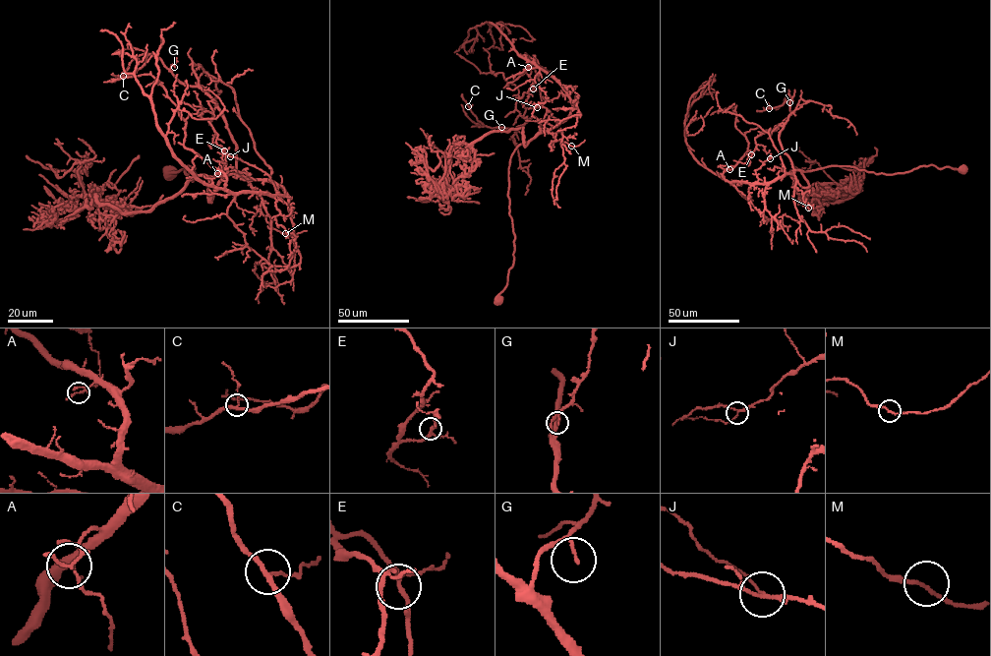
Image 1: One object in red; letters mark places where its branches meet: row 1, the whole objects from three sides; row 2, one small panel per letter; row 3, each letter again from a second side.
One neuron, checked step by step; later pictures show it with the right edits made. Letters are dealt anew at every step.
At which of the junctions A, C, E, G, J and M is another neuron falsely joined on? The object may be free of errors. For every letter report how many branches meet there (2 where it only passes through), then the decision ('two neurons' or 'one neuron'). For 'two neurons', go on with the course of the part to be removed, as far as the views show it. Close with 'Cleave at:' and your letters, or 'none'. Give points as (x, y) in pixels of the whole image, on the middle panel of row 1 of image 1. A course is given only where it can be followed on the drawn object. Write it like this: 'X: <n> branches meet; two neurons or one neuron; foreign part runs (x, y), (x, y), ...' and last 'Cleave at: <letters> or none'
A: 3 branches meet; two neurons; foreign part runs (528, 67), (533, 83), (528, 93), (525, 91), (516, 103), (519, 114), (513, 125)
C: 3 branches meet; one neuron
E: 3 branches meet; one neuron
G: 2 branches meet; one neuron
J: 3 branches meet; one neuron
M: 2 branches meet; one neuron
Cleave at: A

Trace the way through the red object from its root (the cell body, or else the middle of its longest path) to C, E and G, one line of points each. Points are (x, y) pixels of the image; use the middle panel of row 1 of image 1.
C: (496, 301), (514, 259), (510, 156), (540, 132), (540, 122), (533, 116), (514, 129), (491, 128), (468, 106)
E: (496, 301), (514, 259), (511, 154), (571, 108), (566, 91), (534, 60), (533, 89)
G: (496, 301), (514, 259), (510, 156), (540, 132), (540, 122), (533, 116), (514, 129), (501, 127)

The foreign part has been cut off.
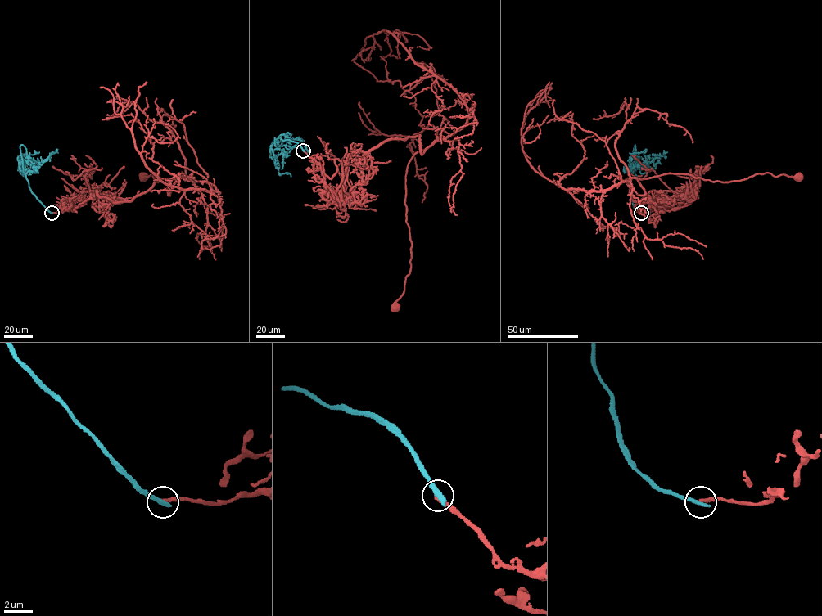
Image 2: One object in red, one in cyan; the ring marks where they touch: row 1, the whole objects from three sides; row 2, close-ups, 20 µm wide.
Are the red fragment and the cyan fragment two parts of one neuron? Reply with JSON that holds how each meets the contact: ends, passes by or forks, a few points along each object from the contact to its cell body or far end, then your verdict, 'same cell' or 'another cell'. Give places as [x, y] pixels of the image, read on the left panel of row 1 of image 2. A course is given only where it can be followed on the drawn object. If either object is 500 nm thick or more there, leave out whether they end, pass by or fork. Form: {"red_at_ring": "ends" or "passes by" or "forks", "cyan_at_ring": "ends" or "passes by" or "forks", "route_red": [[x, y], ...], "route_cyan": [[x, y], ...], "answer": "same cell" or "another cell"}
{"red_at_ring": "ends", "cyan_at_ring": "ends", "route_red": [[51, 213], [82, 206], [97, 191], [129, 201], [163, 178], [169, 195], [176, 181], [142, 175]], "route_cyan": [[51, 213], [31, 191], [23, 172], [21, 145], [26, 149], [28, 163], [35, 162], [29, 158]], "answer": "another cell"}

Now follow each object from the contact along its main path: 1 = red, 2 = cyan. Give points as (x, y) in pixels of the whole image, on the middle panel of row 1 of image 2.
1: (303, 150), (331, 178), (336, 159), (347, 169), (389, 140), (428, 147), (407, 166), (410, 272), (394, 308)
2: (303, 150), (298, 143), (274, 137), (272, 143), (280, 146), (286, 154), (282, 169)

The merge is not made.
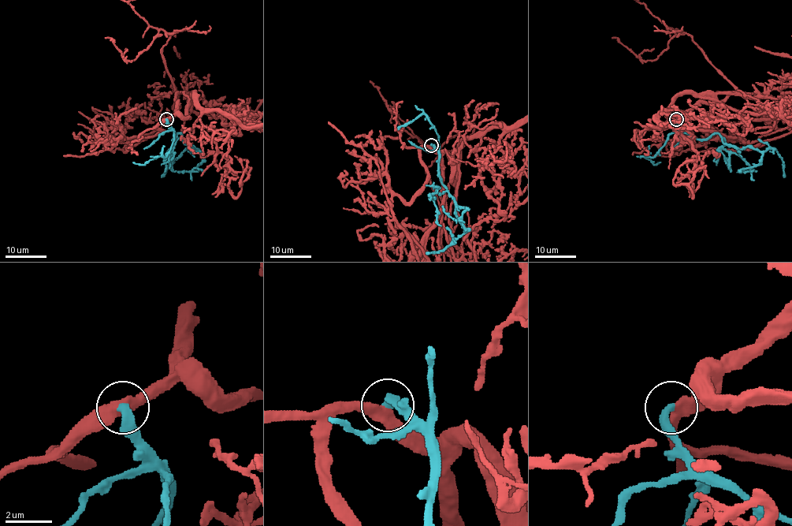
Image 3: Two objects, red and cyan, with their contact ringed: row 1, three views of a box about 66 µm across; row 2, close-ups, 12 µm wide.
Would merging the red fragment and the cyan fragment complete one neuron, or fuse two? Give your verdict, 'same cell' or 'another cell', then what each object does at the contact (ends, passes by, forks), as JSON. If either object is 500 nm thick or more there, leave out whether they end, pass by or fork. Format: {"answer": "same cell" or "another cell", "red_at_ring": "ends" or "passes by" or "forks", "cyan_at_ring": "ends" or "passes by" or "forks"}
{"answer": "same cell", "red_at_ring": "passes by", "cyan_at_ring": "ends"}

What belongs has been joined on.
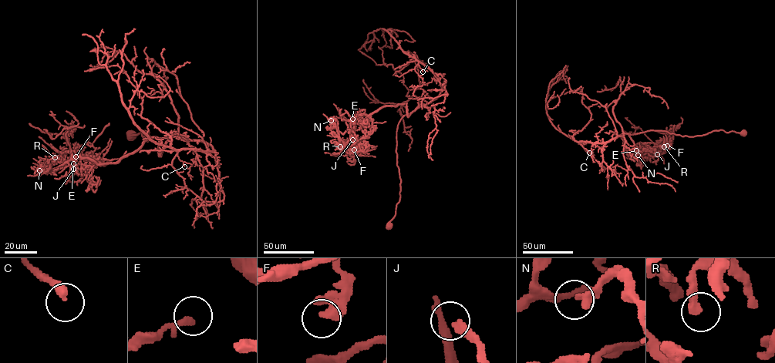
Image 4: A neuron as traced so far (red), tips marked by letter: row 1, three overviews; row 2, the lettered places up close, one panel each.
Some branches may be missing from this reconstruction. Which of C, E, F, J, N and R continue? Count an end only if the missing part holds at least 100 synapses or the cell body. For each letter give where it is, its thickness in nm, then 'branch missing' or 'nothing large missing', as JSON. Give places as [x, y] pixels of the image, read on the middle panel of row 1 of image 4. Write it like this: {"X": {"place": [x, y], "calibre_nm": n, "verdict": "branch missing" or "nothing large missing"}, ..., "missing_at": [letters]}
{"C": {"place": [422, 72], "calibre_nm": 340, "verdict": "nothing large missing"}, "E": {"place": [352, 119], "calibre_nm": 280, "verdict": "nothing large missing"}, "F": {"place": [354, 149], "calibre_nm": 280, "verdict": "nothing large missing"}, "J": {"place": [352, 139], "calibre_nm": 200, "verdict": "nothing large missing"}, "N": {"place": [331, 120], "calibre_nm": 220, "verdict": "nothing large missing"}, "R": {"place": [340, 146], "calibre_nm": 360, "verdict": "nothing large missing"}, "missing_at": []}

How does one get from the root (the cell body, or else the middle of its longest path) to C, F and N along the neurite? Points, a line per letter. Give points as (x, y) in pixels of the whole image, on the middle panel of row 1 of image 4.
C: (388, 226), (400, 196), (399, 122), (434, 100), (441, 89), (437, 78), (419, 62), (422, 72)
F: (388, 226), (400, 196), (396, 131), (412, 112), (408, 116), (406, 104), (357, 118), (354, 149)
N: (388, 226), (400, 196), (396, 129), (412, 112), (383, 105), (355, 128), (346, 120), (343, 133), (331, 120)

